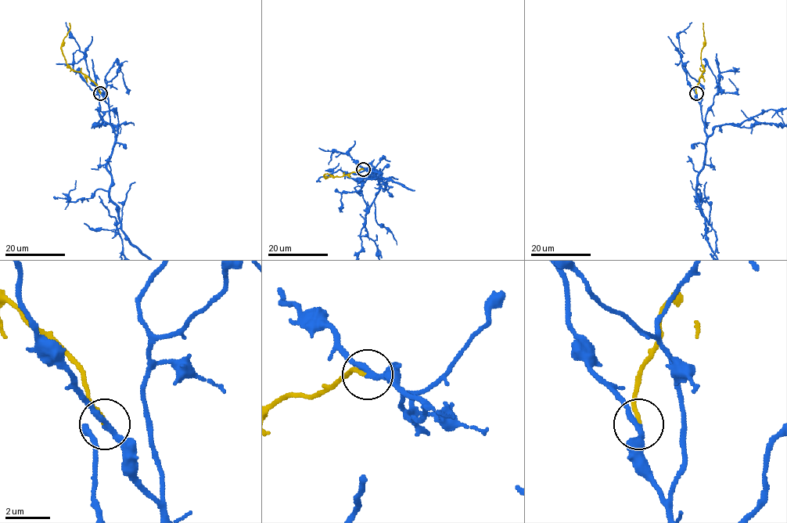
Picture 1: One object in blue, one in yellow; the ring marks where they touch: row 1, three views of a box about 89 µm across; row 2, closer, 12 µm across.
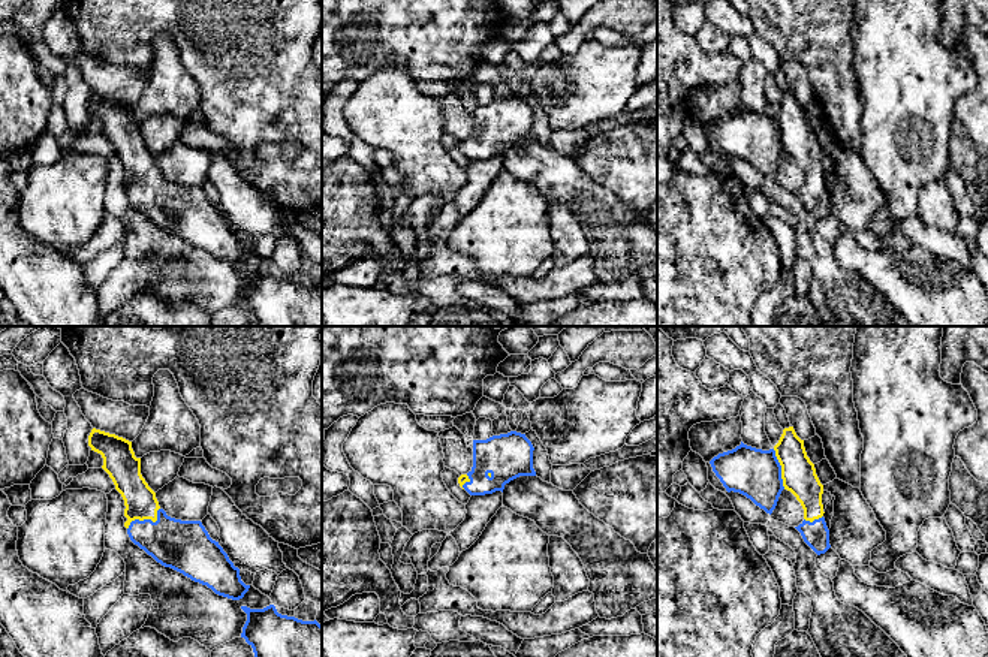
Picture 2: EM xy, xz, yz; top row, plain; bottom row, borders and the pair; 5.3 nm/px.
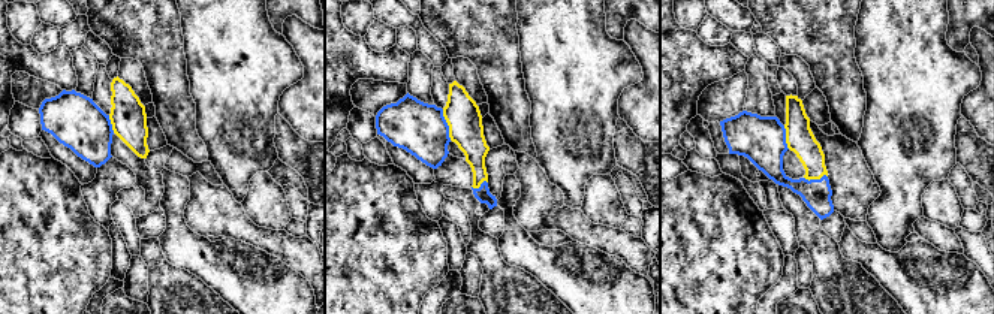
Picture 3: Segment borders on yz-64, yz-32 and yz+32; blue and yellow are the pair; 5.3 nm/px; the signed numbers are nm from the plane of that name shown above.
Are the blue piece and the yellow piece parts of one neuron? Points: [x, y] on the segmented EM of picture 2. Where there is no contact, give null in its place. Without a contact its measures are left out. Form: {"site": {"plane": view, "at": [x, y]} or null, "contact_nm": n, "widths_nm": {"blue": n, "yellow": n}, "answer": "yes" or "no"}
{"site": {"plane": "xy", "at": [145, 520]}, "contact_nm": 200, "widths_nm": {"blue": 280, "yellow": 170}, "answer": "yes"}

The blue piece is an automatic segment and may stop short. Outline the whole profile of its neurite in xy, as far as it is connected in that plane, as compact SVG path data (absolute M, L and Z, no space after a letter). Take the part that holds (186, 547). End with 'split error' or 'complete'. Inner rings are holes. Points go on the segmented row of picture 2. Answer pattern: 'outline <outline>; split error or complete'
outline M93 428L88 436L88 446L103 458L102 468L112 479L115 489L124 500L124 527L130 540L151 555L157 563L171 567L195 582L207 585L216 594L240 600L250 585L241 581L240 569L234 566L228 554L213 540L201 521L181 521L166 515L159 506L156 492L141 474L141 458L135 456L132 441Z; split error

